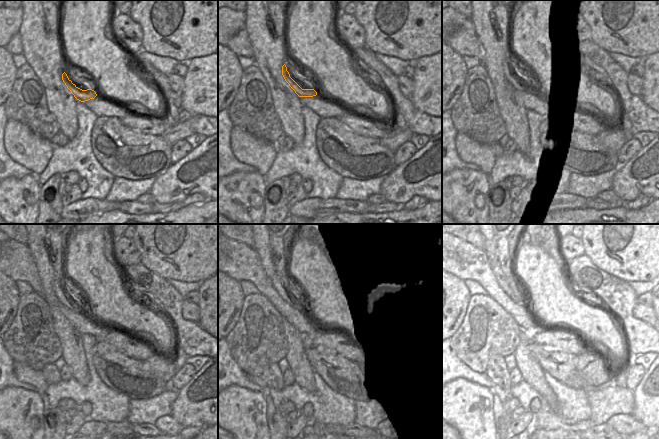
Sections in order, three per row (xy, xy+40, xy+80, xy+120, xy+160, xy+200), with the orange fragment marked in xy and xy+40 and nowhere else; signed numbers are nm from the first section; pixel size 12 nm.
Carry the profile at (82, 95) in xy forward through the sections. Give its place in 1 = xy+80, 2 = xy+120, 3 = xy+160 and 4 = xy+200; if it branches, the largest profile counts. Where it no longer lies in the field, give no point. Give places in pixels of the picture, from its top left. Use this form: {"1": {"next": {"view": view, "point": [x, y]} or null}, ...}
{"1": {"next": {"view": "xy+80", "point": [511, 75]}}, "2": {"next": {"view": "xy+120", "point": [61, 291]}}, "3": {"next": {"view": "xy+160", "point": [283, 285]}}, "4": {"next": {"view": "xy+200", "point": [506, 283]}}}

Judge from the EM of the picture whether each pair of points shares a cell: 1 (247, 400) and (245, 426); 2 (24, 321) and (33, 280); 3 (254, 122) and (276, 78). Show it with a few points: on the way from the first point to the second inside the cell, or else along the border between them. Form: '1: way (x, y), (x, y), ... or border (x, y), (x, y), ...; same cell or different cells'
1: way (247, 406), (245, 420); same cell
2: border (34, 290), (41, 295); different cells
3: border (259, 70), (269, 88), (273, 109), (276, 114); different cells

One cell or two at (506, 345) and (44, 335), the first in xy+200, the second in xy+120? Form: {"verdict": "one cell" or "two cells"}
{"verdict": "one cell"}

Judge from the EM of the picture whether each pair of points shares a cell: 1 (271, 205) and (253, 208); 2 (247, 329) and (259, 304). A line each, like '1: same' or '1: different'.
1: different
2: same

